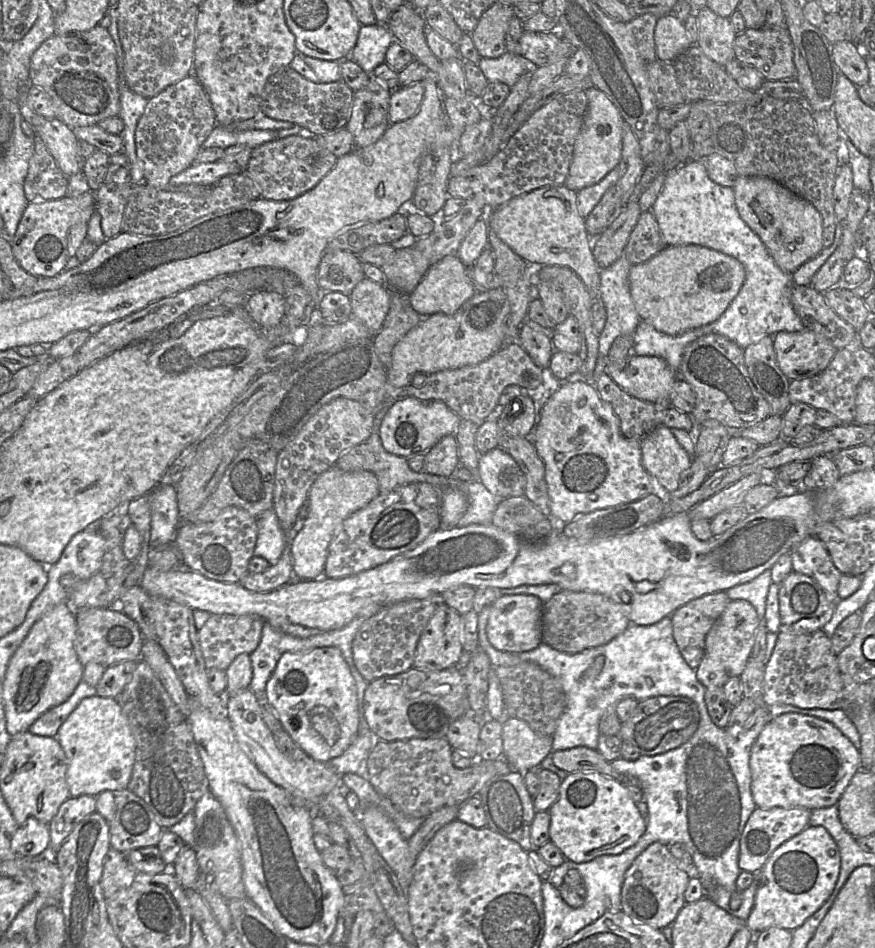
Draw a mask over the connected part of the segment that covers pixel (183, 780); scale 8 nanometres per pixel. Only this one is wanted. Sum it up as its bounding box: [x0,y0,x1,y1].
[114,658,210,830]

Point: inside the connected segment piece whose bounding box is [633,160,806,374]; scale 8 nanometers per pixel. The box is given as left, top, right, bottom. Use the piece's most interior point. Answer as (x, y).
(691, 208)

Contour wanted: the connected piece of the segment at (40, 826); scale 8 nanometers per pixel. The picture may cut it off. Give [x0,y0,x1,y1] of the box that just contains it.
[10,817,50,857]

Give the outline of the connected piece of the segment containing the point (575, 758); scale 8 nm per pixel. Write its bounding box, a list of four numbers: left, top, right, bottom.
[552,746,640,787]

